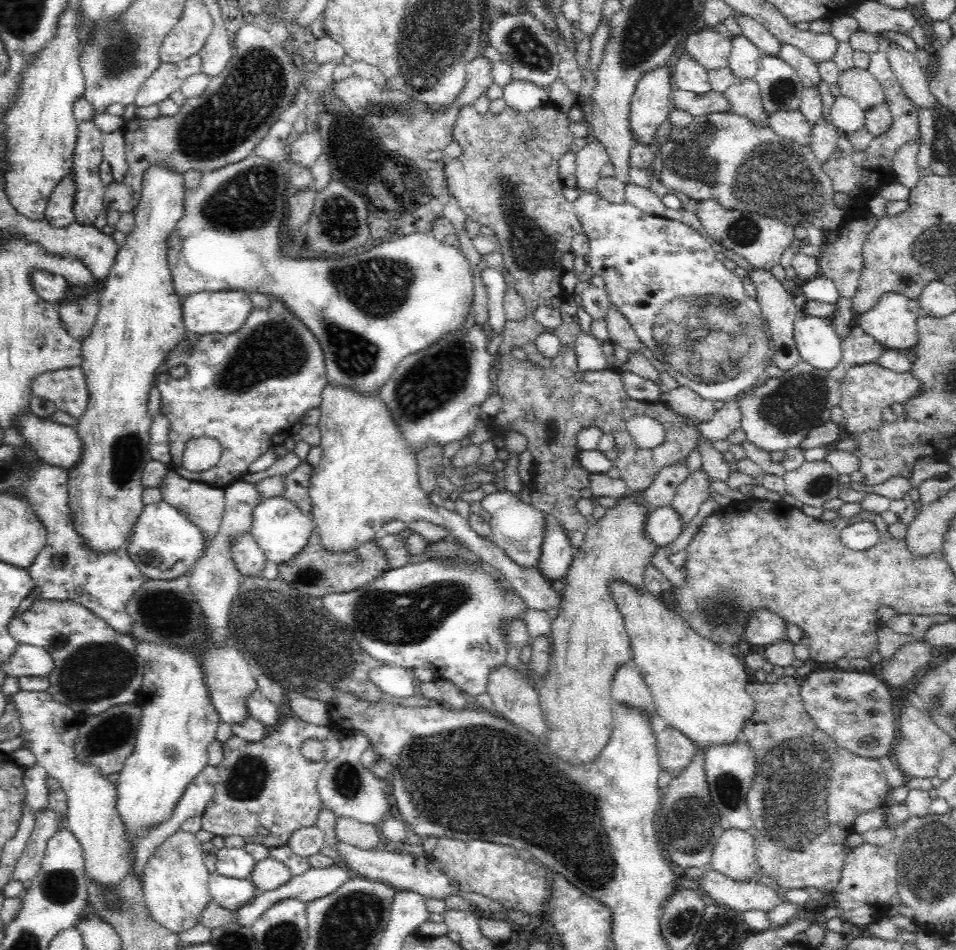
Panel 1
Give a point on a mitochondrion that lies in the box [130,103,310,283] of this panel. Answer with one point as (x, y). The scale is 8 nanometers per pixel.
(249, 200)

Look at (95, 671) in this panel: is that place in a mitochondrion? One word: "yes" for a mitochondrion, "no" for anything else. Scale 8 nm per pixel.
yes

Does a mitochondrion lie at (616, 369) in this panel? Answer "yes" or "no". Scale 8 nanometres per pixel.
no

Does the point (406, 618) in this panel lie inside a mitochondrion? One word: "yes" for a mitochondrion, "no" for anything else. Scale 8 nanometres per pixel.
yes

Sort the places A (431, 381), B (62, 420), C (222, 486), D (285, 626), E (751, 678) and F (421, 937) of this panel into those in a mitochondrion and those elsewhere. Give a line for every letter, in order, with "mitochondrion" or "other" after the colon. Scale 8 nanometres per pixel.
A: mitochondrion
B: other
C: other
D: mitochondrion
E: other
F: other

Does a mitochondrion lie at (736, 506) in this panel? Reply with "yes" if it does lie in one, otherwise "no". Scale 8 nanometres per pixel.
no

